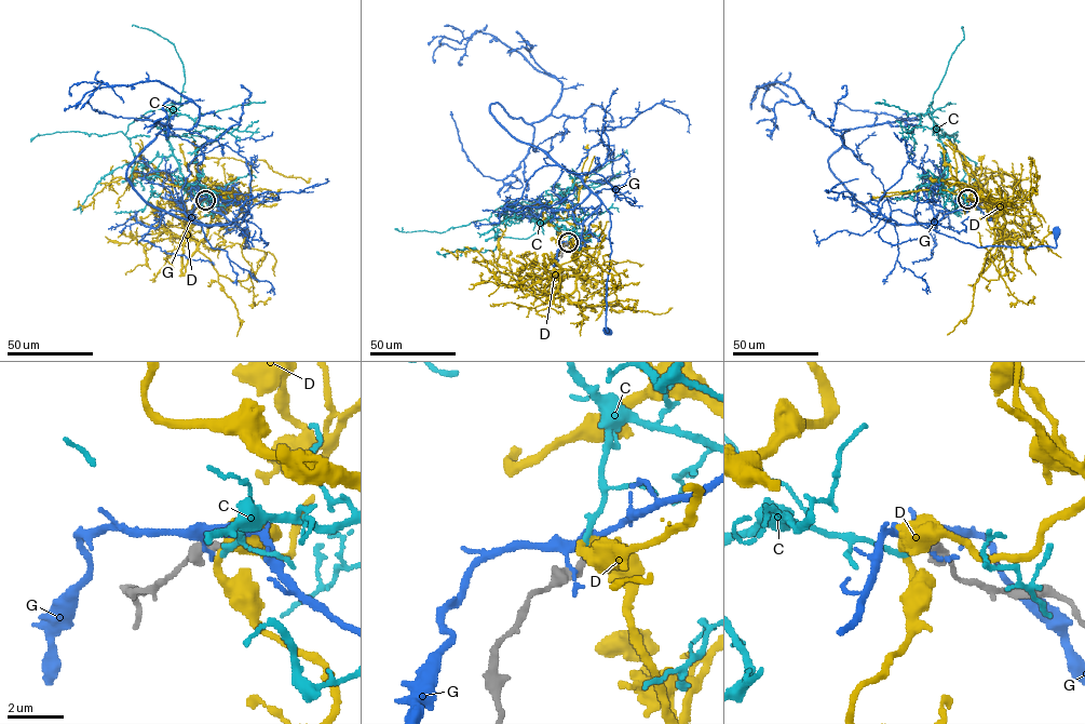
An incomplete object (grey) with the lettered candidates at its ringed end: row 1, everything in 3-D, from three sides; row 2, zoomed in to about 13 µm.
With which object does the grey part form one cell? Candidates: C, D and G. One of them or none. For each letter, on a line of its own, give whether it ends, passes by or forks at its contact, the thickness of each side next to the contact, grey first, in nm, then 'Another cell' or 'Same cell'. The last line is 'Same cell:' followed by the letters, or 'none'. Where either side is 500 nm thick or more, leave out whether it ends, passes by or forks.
C: It ends there. Thickness 240 nm (grey) against 180 nm. Same cell
D: Thickness 320 nm (grey) against 550 nm. Another cell
G: Thickness 550 nm (grey) against 200 nm. Another cell
Same cell: C

